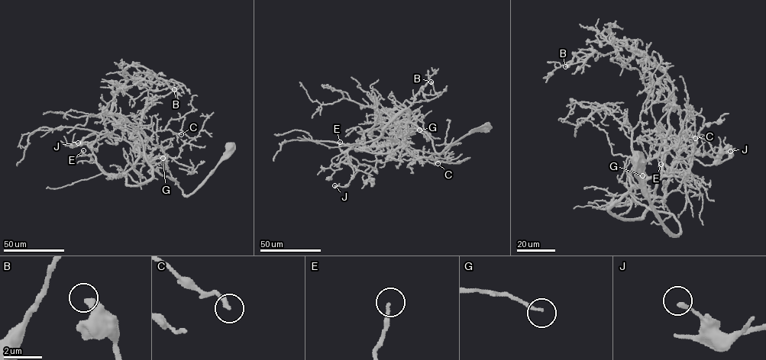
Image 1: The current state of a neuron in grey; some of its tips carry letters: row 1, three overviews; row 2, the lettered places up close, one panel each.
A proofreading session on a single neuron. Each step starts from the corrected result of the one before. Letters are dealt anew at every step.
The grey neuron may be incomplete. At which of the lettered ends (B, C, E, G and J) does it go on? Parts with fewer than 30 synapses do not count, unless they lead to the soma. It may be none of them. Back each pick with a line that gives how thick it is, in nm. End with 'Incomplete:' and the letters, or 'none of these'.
Incomplete: none of these

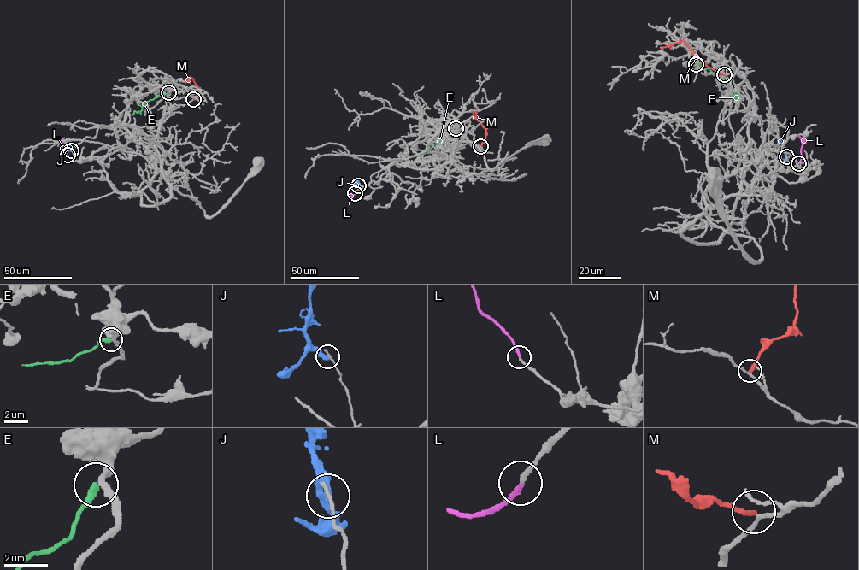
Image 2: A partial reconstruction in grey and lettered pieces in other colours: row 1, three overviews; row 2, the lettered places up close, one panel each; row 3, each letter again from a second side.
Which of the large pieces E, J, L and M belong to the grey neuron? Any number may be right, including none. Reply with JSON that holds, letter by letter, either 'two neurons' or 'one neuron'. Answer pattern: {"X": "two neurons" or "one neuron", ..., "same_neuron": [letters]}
{"E": "two neurons", "J": "two neurons", "L": "one neuron", "M": "two neurons", "same_neuron": ["L"]}

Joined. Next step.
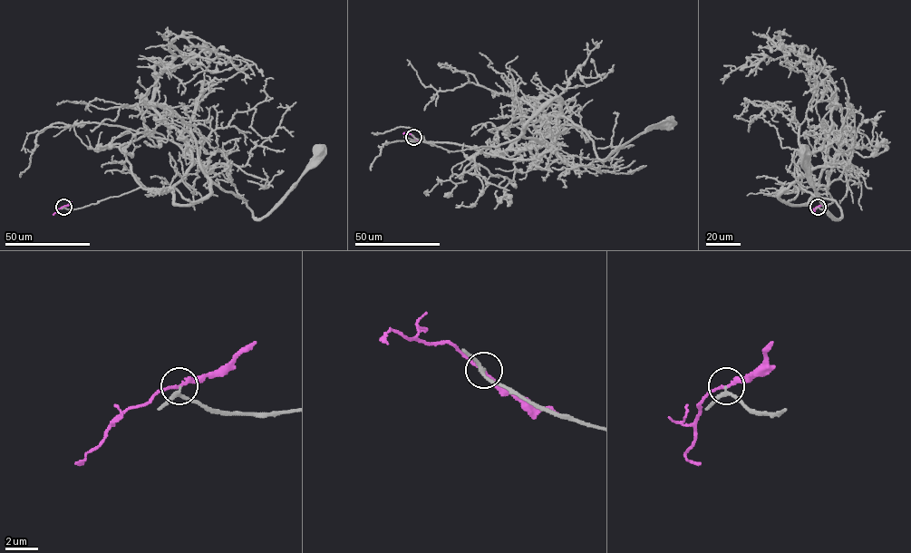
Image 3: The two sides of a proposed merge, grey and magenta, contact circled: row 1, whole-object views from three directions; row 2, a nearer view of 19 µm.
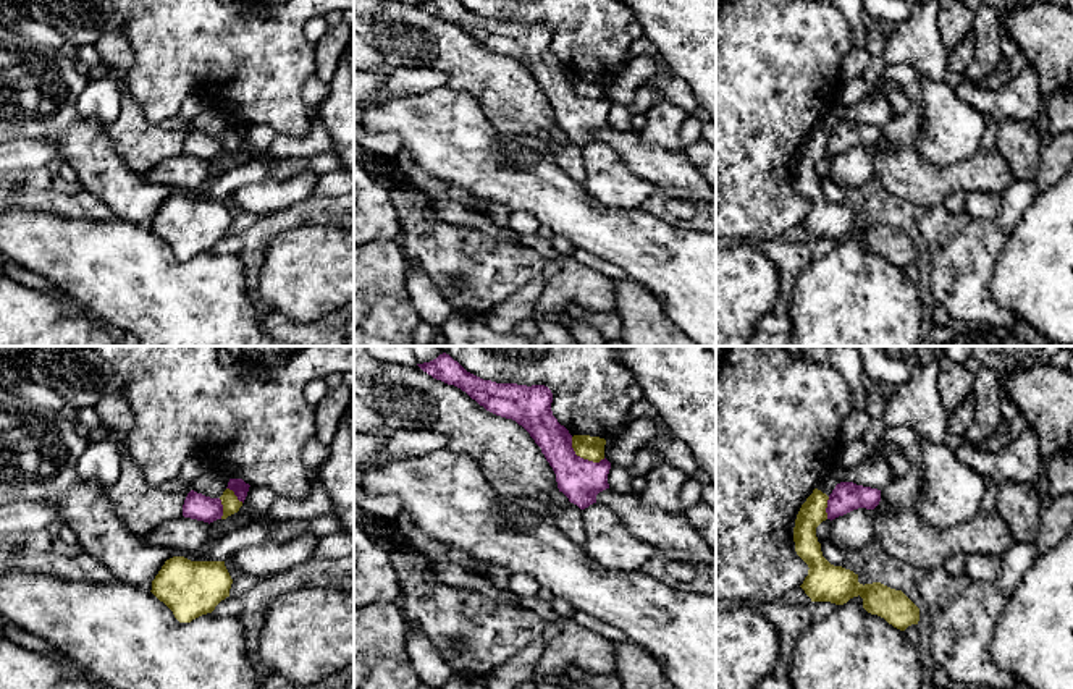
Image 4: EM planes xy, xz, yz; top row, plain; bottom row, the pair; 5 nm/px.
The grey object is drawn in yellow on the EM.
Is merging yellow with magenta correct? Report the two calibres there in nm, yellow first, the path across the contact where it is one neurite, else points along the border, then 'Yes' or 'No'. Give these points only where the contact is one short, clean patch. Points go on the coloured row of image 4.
Thickness 120 nm (yellow) against 220 nm. Boundary: xz (571, 437), (571, 447), (577, 455), (593, 461), (605, 458). No

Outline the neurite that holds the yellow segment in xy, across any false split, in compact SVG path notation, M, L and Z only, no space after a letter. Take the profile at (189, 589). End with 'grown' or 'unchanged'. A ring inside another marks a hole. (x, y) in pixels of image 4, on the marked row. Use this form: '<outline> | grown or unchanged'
M173 556L152 581L152 594L163 602L179 623L212 613L229 597L233 579L225 561L191 561Z | unchanged

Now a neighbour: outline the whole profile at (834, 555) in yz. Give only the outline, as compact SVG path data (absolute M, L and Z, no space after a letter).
M831 539L821 542L823 556L834 566L842 566L845 561L845 550L834 545Z

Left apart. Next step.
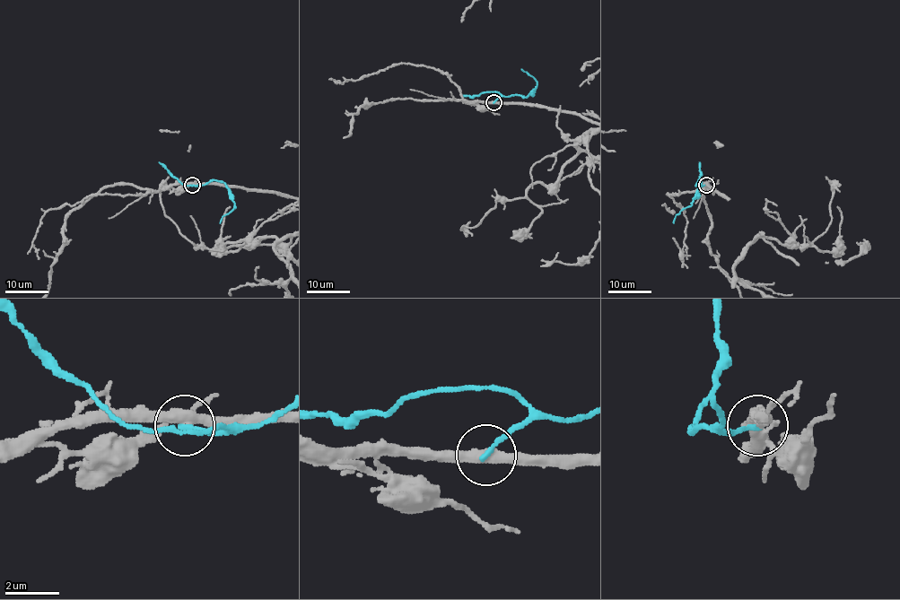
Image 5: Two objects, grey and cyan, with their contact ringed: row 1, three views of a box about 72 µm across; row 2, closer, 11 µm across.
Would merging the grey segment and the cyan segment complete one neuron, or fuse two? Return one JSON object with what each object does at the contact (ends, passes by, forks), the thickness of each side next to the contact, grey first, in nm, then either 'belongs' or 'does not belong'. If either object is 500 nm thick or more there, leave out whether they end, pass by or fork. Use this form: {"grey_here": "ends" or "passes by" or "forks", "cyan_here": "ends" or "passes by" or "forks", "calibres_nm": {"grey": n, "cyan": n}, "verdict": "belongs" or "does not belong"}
{"grey_here": "passes by", "cyan_here": "ends", "calibres_nm": {"grey": 420, "cyan": 190}, "verdict": "does not belong"}

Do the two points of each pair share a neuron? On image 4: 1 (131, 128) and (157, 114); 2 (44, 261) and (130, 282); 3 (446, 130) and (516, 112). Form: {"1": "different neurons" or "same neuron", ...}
{"1": "different neurons", "2": "same neuron", "3": "different neurons"}

